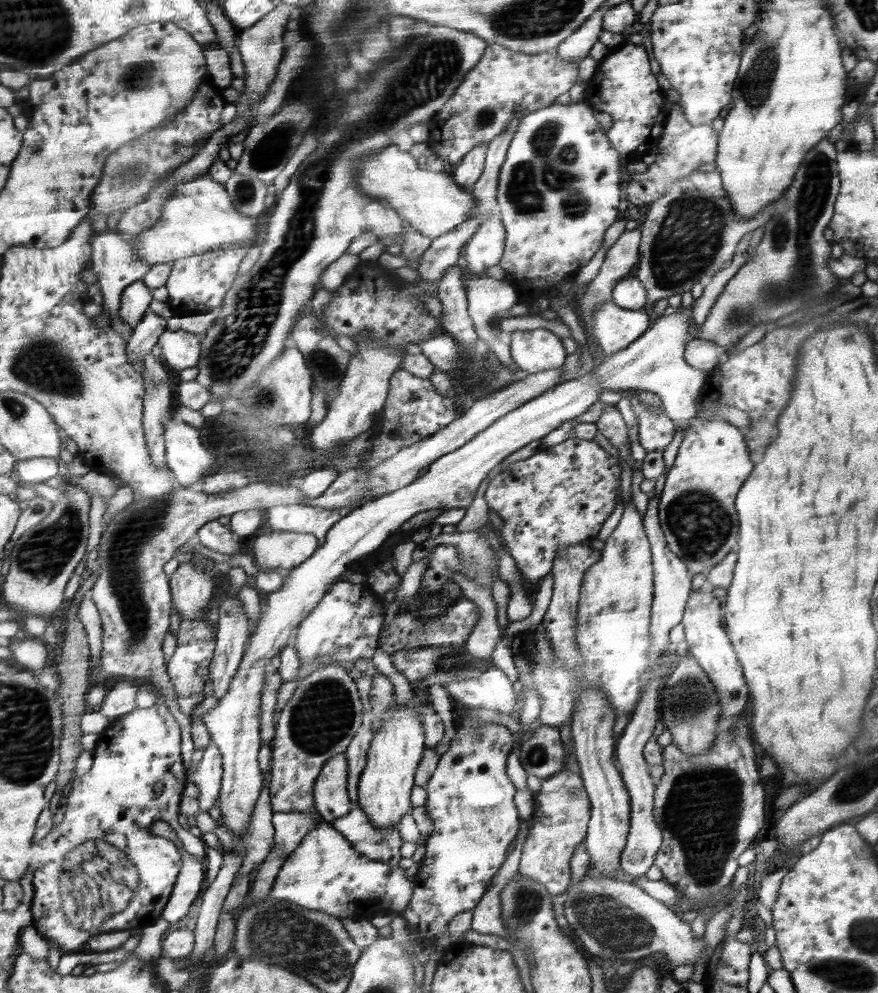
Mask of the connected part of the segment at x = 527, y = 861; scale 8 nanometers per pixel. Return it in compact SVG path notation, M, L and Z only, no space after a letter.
M569 769L542 779L541 789L535 792L534 816L538 818L525 837L519 862L519 873L547 886L550 894L560 895L571 884L570 861L576 847L588 836L592 816L592 800L583 786L583 778Z

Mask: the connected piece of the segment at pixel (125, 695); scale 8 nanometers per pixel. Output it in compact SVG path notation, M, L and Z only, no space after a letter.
M120 682L111 686L106 702L101 706L100 713L111 718L113 722L138 709L137 696L140 685L132 682Z

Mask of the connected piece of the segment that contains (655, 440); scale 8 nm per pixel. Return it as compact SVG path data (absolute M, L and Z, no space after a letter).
M646 409L637 415L638 438L642 448L648 451L664 451L674 438L675 426L664 412Z

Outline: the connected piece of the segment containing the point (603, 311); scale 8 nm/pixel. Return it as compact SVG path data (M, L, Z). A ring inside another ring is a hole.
M602 301L592 311L592 334L604 357L621 352L644 336L648 330L648 314L644 308L630 310L618 306L615 301Z

